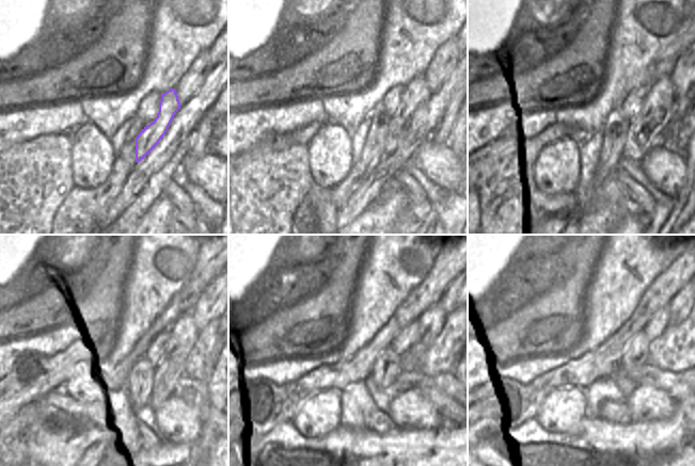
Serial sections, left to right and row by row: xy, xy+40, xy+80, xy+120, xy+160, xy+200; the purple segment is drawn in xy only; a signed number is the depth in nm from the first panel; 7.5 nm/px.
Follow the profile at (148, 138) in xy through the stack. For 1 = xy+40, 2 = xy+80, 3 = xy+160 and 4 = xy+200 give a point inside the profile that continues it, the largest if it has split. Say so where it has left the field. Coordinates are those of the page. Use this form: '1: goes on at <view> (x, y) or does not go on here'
1: goes on at xy+40 (415, 94)
2: goes on at xy+80 (648, 129)
3: goes on at xy+160 (431, 321)
4: goes on at xy+200 (680, 306)

